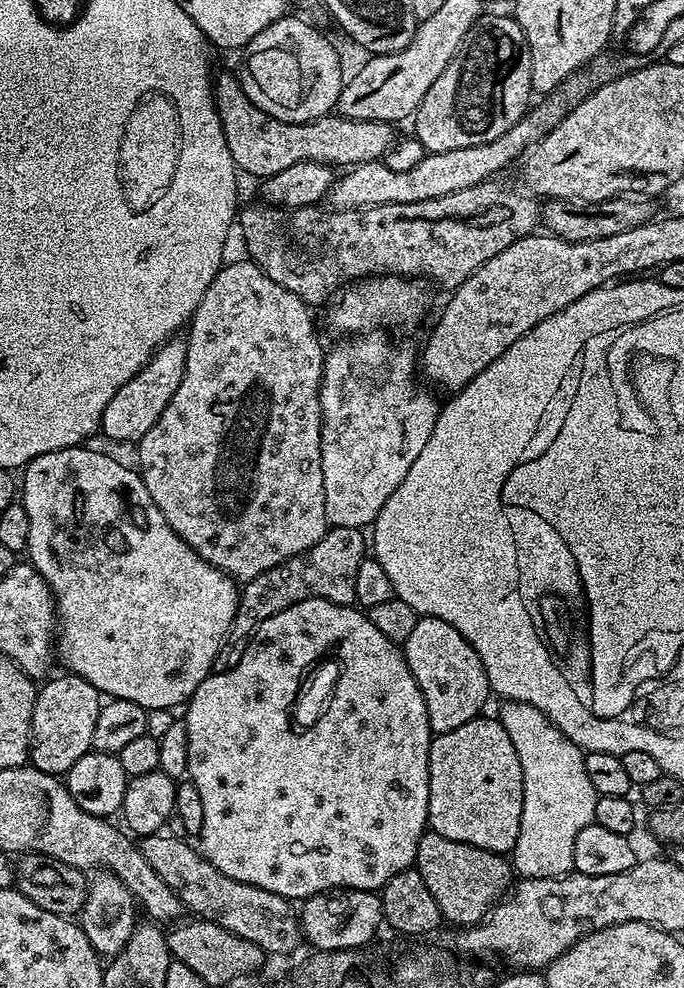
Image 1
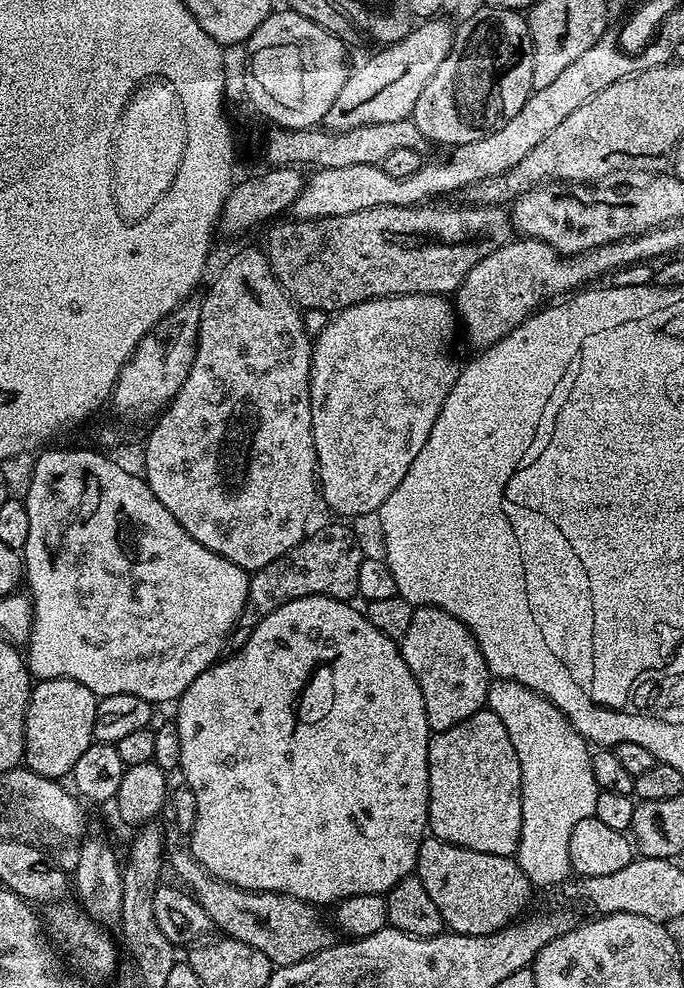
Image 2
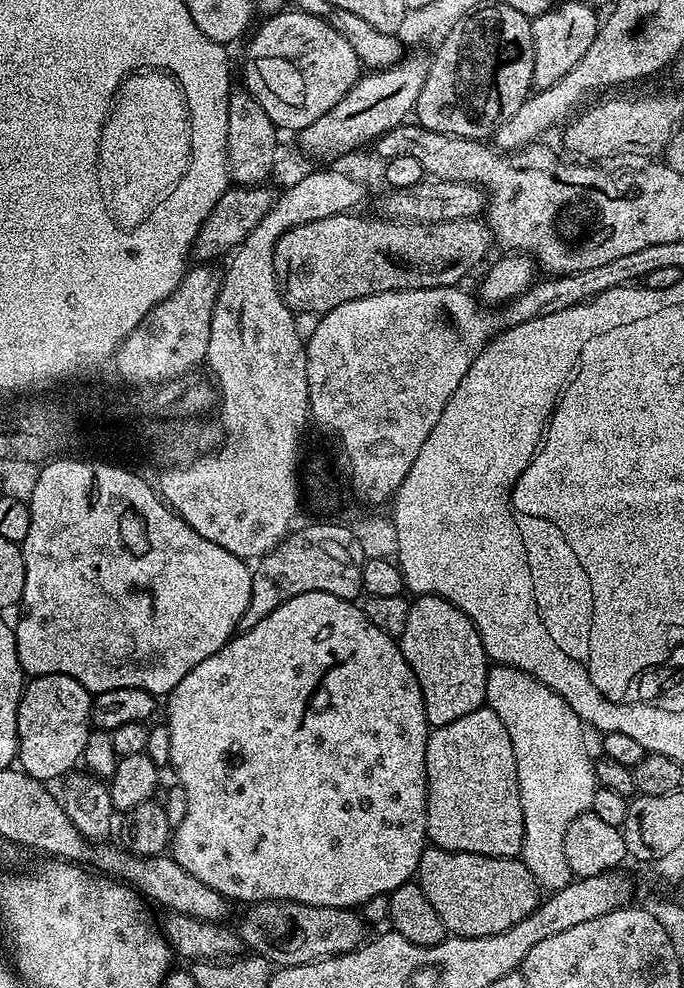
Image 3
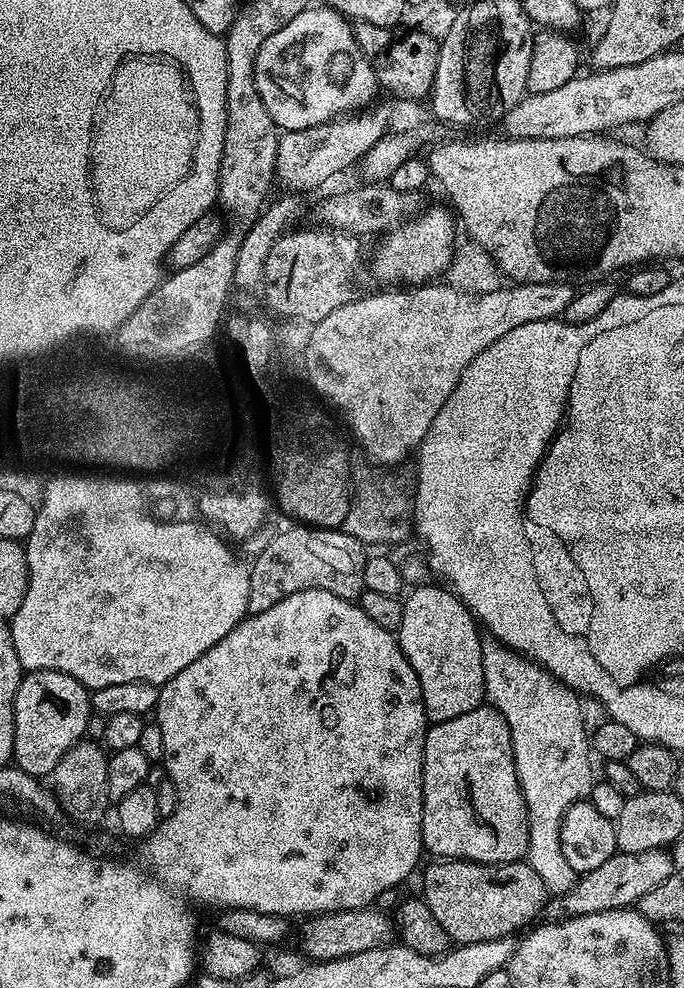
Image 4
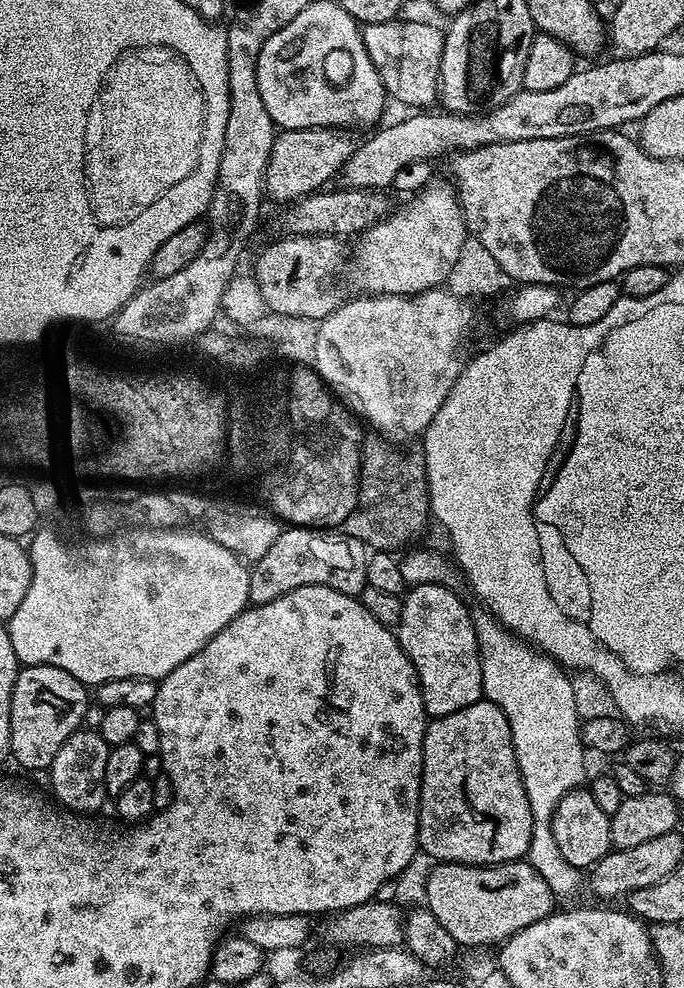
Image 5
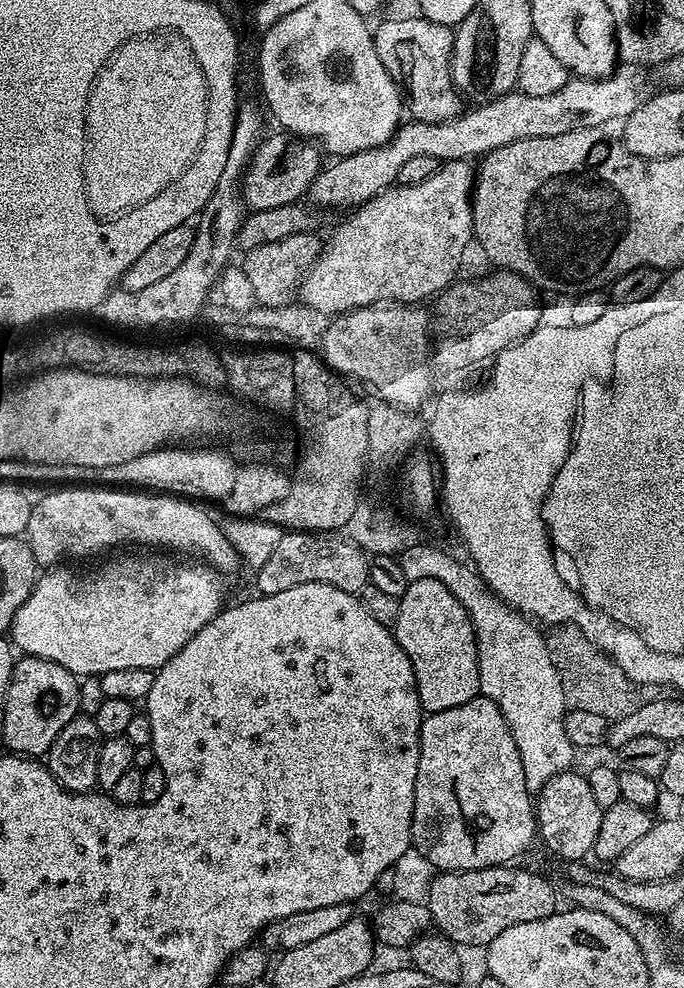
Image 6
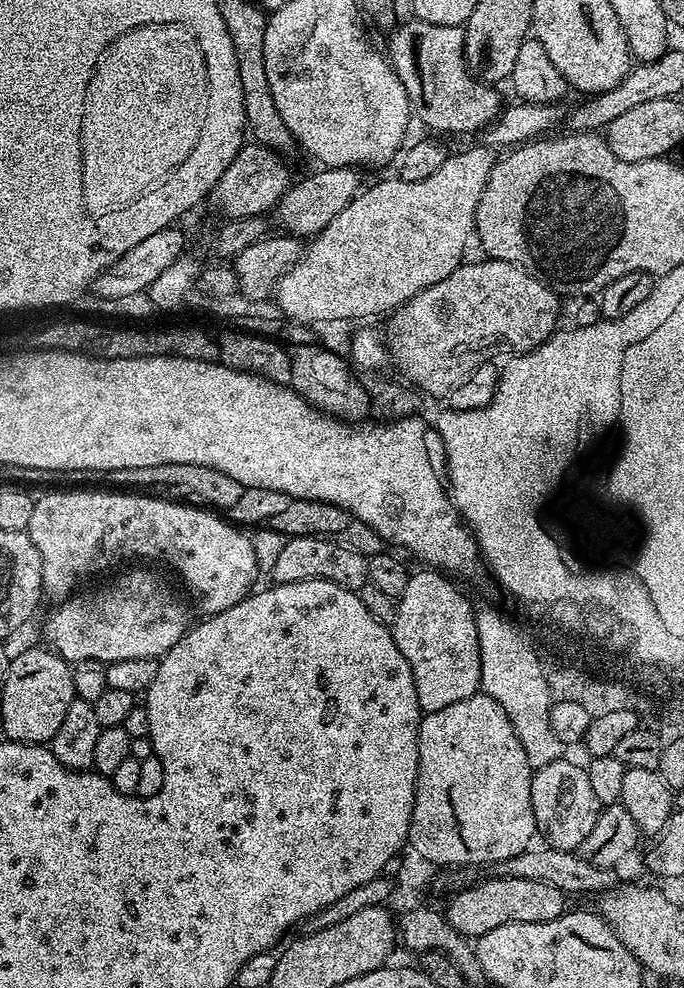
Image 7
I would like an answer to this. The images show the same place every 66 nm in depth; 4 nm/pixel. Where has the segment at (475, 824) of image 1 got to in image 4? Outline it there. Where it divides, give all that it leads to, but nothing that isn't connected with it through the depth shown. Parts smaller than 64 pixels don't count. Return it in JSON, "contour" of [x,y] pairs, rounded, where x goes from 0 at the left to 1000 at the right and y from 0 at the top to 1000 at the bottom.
{"contour":[[[718,715],[627,736],[620,752],[617,848],[637,868],[738,874],[772,865],[772,821],[754,782],[746,735]]]}

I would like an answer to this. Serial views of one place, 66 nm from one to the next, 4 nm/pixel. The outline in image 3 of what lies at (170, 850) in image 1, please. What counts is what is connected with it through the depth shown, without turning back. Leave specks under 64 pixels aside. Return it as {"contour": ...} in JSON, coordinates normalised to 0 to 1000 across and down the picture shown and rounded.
{"contour":[[[383,911],[377,915],[361,916],[355,921],[357,928],[348,936],[355,959],[376,968],[387,968],[401,978],[423,980],[437,976],[452,976],[461,972],[475,972],[484,968],[499,968],[526,959],[535,951],[535,946],[532,947],[535,932],[525,922],[513,919],[453,917],[428,911]]]}

